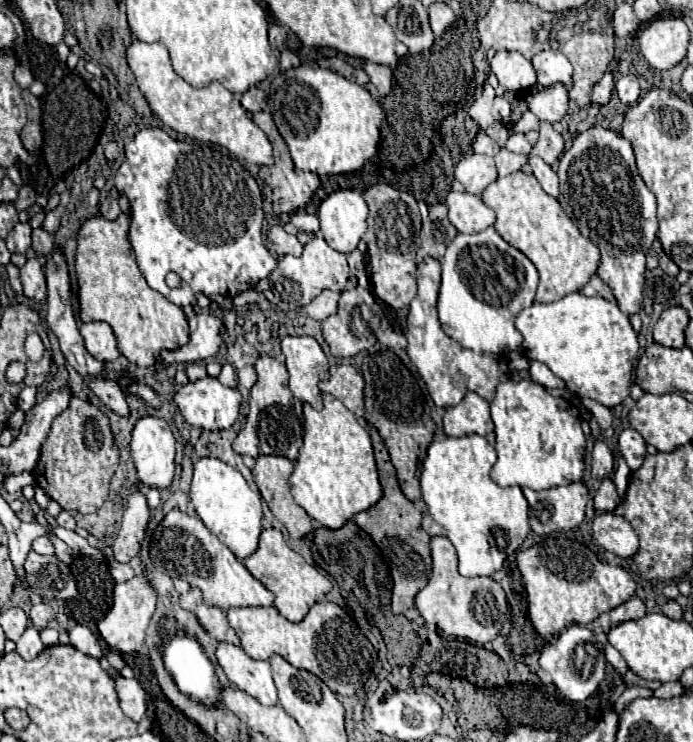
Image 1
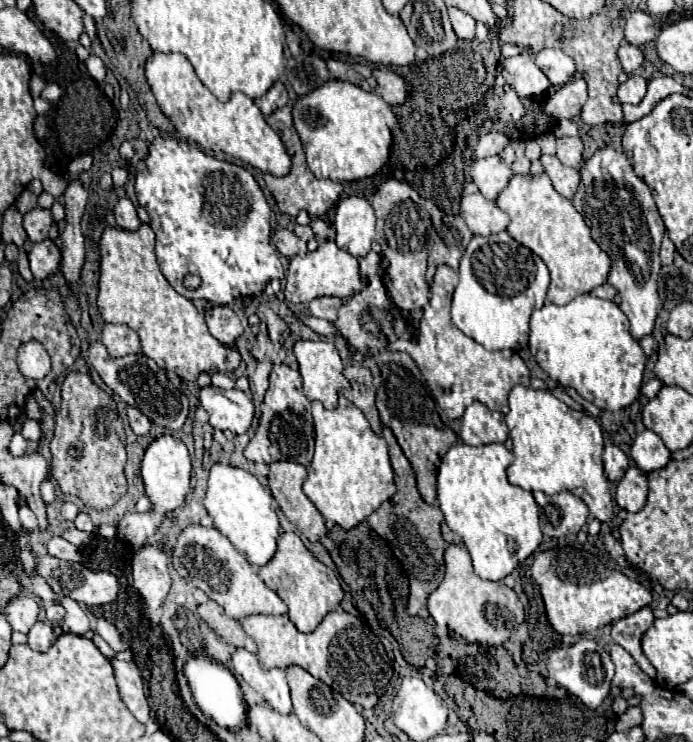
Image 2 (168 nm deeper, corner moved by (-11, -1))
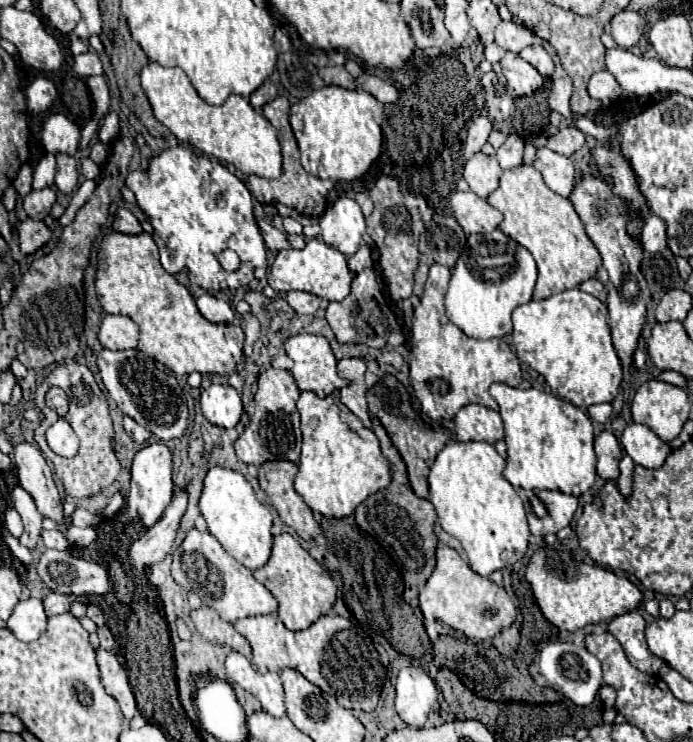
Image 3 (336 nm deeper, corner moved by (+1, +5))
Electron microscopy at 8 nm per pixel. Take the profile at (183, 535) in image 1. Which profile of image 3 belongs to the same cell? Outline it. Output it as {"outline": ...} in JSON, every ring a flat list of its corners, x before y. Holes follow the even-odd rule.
{"outline":[[198,529,188,531,184,543,172,553,172,557,174,581,192,593,198,593,204,605,218,611,222,621,236,623,238,619,250,615,270,615,278,611,278,601,274,595,252,577,250,569,230,557,214,535,202,533]]}

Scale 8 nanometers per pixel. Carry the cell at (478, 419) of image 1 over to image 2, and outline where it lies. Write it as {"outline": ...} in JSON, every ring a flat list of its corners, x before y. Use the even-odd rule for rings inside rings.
{"outline":[[472,403,462,415,460,437,466,445,486,445,504,443,508,437,508,427,500,411,488,409,484,403]]}

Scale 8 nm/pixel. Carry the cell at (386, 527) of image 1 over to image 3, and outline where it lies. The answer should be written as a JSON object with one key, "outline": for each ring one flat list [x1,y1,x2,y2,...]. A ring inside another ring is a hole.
{"outline":[[372,417,372,429,376,433,376,437,380,439,380,449,384,453,384,457,390,461,392,465,392,481,386,489,380,489,378,493,370,495,366,501,362,501,356,507,356,523,362,531,370,533,372,537,376,537,378,541,384,541,384,545,392,545,392,549,396,549,396,561,400,561,400,573,404,573,404,599,412,601,418,597,418,591,426,585,428,577,434,571,436,559,436,535,434,535,434,523,436,523,436,509,428,499,420,499,414,495,410,483,408,483,408,473,406,473,406,465,398,453,398,449,392,445,386,429,382,427,382,423]]}

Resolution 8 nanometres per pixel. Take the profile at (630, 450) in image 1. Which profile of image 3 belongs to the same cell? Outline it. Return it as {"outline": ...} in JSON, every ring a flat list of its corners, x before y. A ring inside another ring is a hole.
{"outline":[[640,423,628,425,620,441,624,451,634,459,634,463,648,469,658,469,672,451,668,443,664,443,648,425]]}

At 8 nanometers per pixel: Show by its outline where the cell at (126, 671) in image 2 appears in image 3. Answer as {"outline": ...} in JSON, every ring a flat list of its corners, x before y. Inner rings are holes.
{"outline":[[98,649,96,655,98,655,98,667,100,667,100,677,102,677,104,689,120,703,124,717,132,719,136,713,136,699,130,689,124,667,118,663,116,655,106,649]]}

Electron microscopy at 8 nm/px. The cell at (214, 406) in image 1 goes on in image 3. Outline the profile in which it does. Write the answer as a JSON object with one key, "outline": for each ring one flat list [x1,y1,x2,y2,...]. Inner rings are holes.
{"outline":[[210,385,202,391,200,405,204,417,218,427,232,429,242,417,240,393,230,385]]}

